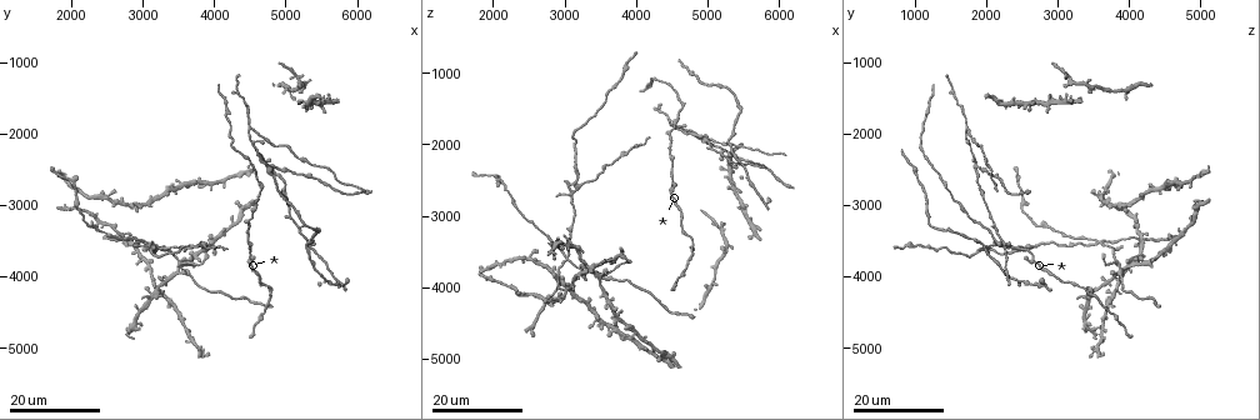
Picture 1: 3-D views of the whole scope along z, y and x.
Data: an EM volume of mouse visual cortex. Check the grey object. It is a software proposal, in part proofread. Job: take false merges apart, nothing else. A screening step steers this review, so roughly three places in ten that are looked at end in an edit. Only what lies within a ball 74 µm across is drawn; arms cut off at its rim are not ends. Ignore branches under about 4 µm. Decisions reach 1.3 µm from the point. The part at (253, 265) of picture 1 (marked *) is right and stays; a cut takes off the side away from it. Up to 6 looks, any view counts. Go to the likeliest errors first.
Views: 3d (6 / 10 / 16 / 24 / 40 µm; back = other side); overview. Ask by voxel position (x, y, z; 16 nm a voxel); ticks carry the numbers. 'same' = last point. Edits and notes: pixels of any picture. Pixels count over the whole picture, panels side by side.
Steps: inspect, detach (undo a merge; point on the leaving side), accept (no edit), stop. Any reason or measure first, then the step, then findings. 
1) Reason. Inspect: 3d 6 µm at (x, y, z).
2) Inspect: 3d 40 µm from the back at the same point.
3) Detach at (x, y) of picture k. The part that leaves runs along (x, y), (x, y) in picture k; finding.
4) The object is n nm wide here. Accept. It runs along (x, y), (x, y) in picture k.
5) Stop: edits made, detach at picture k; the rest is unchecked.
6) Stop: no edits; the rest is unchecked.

Side arm on a straight run. Inspect: 3d 16 µm at (3550, 3800, 3850).

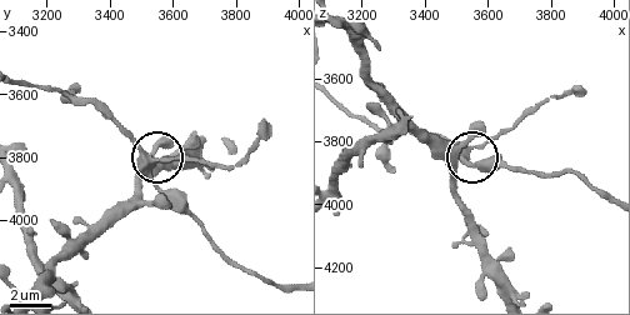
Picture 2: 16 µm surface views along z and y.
Zoom in. Inspect: 3d 6 µm at (3520, 3820, 3850).

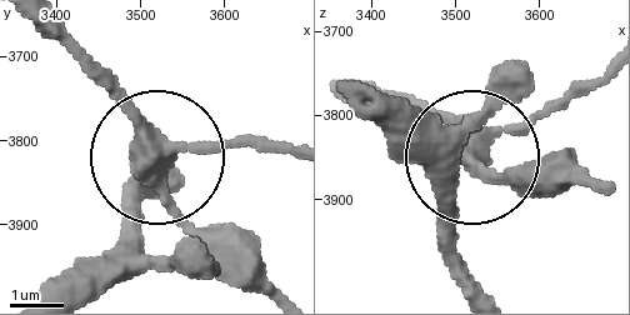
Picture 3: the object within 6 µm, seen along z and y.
3 arms meet here. Accept. It runs along (53, 33), (160, 149), (264, 140) in picture 3; one neuron here.

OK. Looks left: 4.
Four-way junction. Inspect: 3d 24 µm at (3050, 3500, 3600).

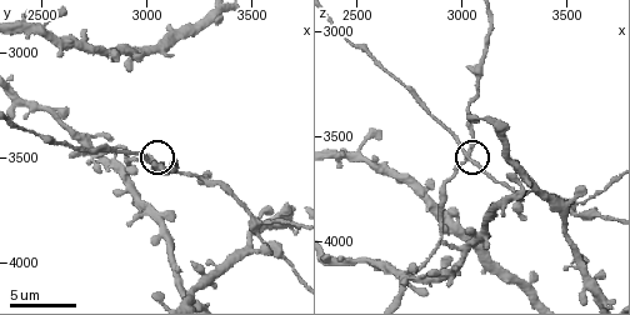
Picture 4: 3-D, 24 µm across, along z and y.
Inspect: 3d 10 µm at (3020, 3510, 3590).

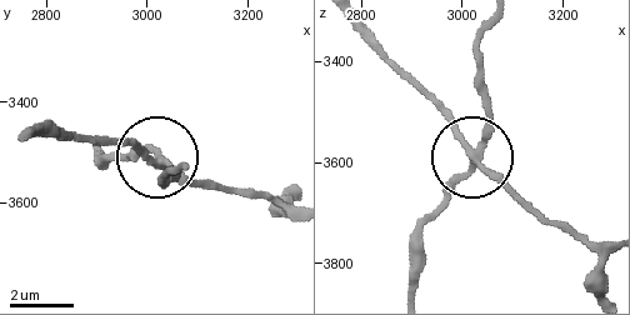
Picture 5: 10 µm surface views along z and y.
4 arms meet here. Detach at (450, 190) of picture 5. The part that leaves runs along (476, 154), (484, 124), (476, 68), (481, 26) in picture 5; two neurons meet here.

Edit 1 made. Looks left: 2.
Inspect: 3d 16 µm at (4500, 1950, 1750).

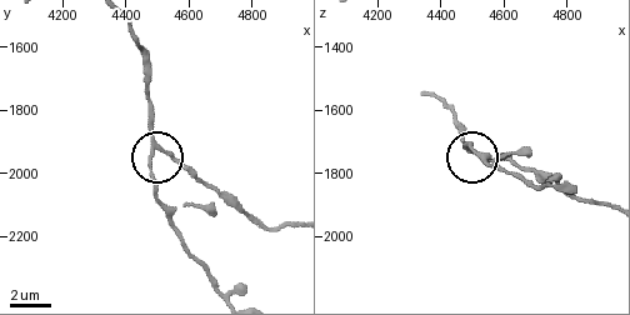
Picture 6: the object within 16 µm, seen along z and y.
Inspect: 3d 6 µm at the same point.

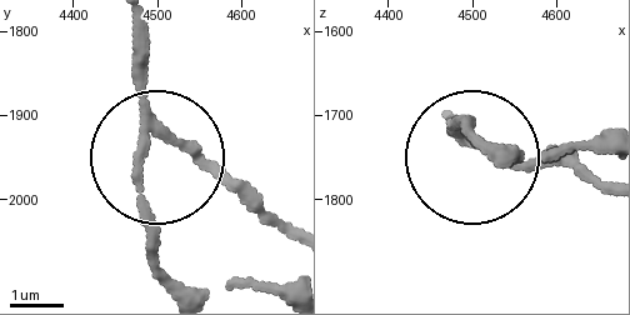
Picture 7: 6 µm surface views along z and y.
The object is 160 nm wide here. Accept. One neuron here.

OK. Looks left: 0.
Stop: edits made, detach at picture 5; the rest is unchecked.

